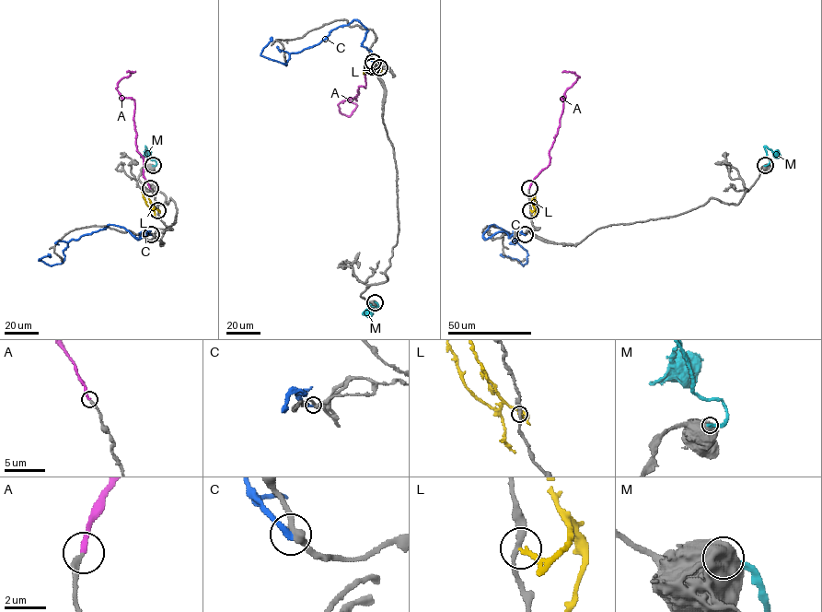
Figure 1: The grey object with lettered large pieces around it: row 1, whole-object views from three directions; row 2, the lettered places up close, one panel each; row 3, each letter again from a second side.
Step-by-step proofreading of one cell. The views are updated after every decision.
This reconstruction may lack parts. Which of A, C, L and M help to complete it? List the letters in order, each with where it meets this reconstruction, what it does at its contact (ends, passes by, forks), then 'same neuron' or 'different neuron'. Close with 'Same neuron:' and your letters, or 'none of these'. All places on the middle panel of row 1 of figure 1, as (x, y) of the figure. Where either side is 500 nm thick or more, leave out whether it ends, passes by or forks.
A: meets grey at (372, 66); it ends there; same neuron
C: meets grey at (373, 62); it ends there; different neuron
L: meets grey at (379, 67); it ends there; different neuron
M: meets grey at (375, 302); different neuron
Same neuron: A

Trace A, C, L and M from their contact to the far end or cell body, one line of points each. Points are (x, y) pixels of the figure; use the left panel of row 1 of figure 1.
A: (150, 188), (137, 149), (134, 100), (121, 98), (116, 88), (134, 72), (126, 72)
C: (151, 234), (143, 238), (143, 231), (138, 240), (109, 224), (71, 239), (61, 264), (39, 260), (48, 253)
L: (157, 210), (146, 204), (142, 188)
M: (153, 165), (156, 161), (149, 158), (145, 147), (144, 154), (149, 155)

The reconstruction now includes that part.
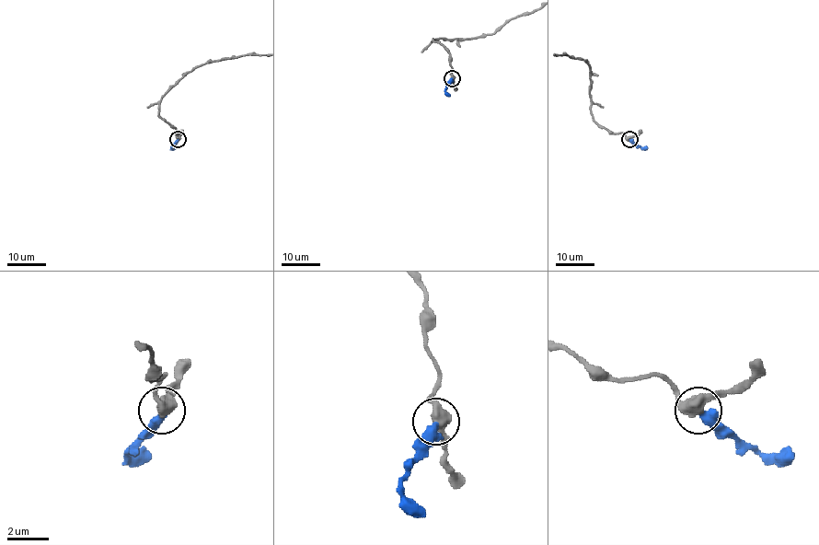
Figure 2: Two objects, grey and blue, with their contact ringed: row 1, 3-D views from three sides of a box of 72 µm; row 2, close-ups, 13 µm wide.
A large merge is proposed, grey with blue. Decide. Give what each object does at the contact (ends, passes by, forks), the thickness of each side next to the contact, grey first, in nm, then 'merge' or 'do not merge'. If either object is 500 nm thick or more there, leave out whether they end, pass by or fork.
500/460 nm | do not merge

